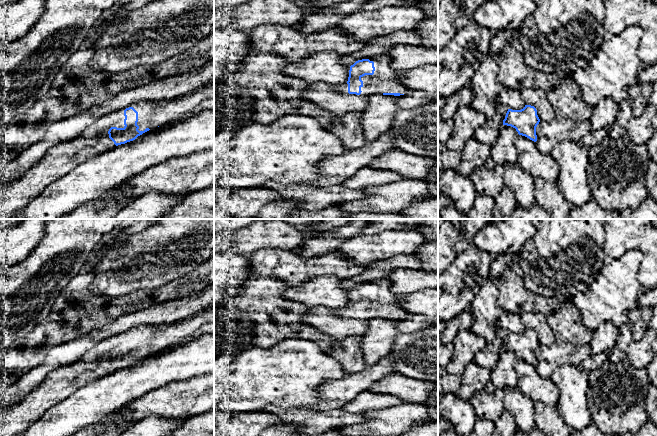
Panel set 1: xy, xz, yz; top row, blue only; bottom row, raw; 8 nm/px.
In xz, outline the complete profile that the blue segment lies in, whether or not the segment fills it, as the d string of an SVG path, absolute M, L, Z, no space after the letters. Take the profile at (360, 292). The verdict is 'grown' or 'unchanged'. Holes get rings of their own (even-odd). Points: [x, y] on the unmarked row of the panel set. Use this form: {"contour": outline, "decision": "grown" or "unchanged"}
{"contour": "M386 278L358 284L350 290L348 305L334 309L334 314L366 320L373 318L400 320L413 315L397 303L399 297L400 295L391 291L391 284Z", "decision": "grown"}

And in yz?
{"contour": "M525 329L521 334L508 333L503 349L511 350L516 353L519 359L525 360L536 366L536 351L540 343L534 330Z", "decision": "unchanged"}

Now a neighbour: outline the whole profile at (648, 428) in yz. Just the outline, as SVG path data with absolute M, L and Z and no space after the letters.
M647 420L636 433L626 432L621 436L657 436L657 425Z

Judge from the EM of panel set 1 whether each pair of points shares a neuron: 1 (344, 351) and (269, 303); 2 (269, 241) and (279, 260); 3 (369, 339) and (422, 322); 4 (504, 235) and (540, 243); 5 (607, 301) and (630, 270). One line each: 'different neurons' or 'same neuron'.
1: same neuron
2: different neurons
3: same neuron
4: different neurons
5: same neuron

